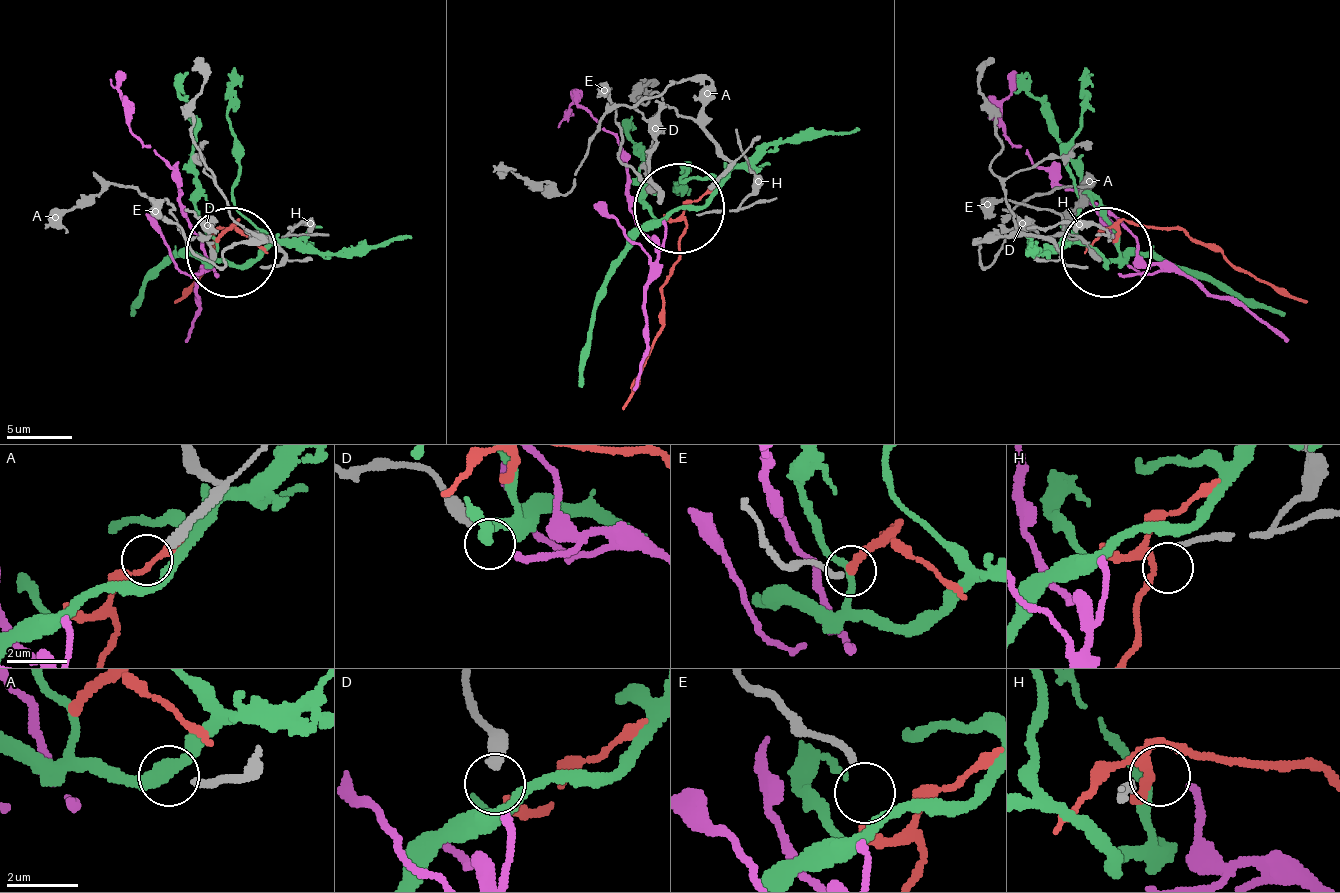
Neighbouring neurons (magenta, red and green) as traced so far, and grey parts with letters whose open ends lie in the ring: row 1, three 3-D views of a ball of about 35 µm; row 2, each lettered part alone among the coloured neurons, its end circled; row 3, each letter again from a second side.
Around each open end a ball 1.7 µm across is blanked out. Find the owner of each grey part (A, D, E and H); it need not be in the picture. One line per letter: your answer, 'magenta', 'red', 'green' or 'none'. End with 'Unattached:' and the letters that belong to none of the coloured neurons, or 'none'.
A: none
D: magenta
E: red
H: none
Unattached: A, H

